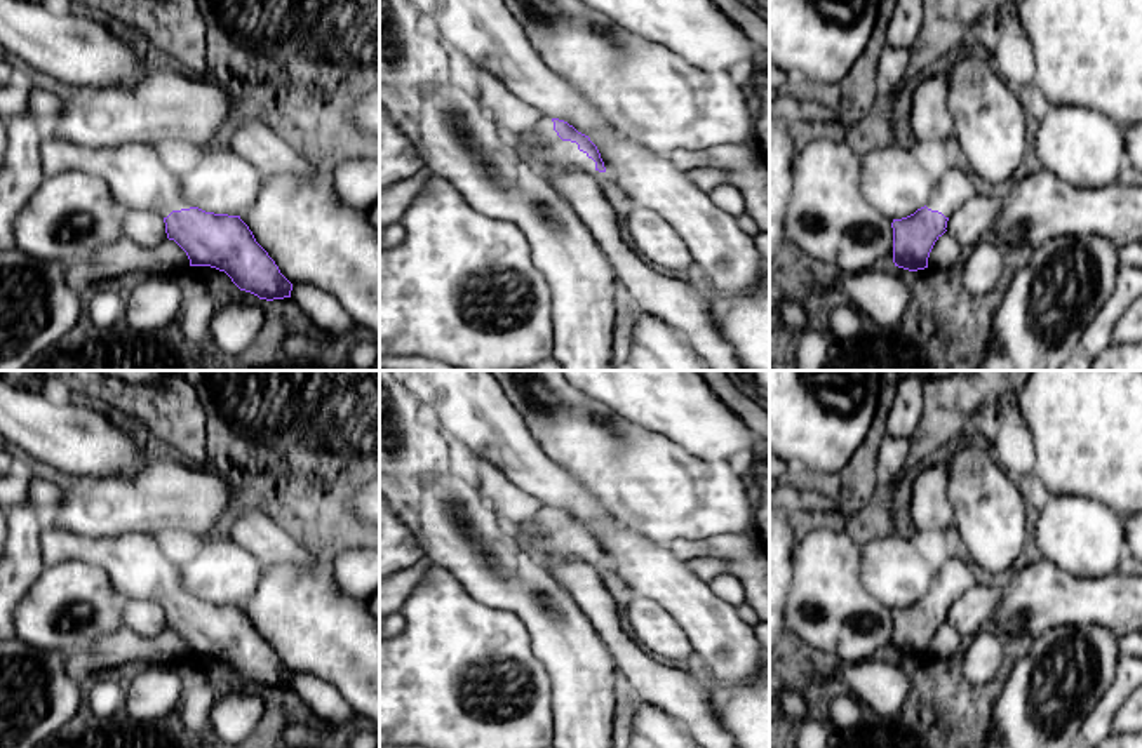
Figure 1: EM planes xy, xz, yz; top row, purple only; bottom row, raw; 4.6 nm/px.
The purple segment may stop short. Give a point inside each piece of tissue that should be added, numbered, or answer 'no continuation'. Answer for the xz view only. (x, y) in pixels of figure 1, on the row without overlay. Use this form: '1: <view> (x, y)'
1: xz (547, 536)

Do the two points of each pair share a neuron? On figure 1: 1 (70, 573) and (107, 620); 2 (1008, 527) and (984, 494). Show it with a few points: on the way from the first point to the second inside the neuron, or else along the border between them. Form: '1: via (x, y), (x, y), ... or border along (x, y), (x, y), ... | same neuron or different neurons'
1: via (77, 585), (98, 607) | same neuron
2: via (1000, 519), (986, 503) | same neuron

